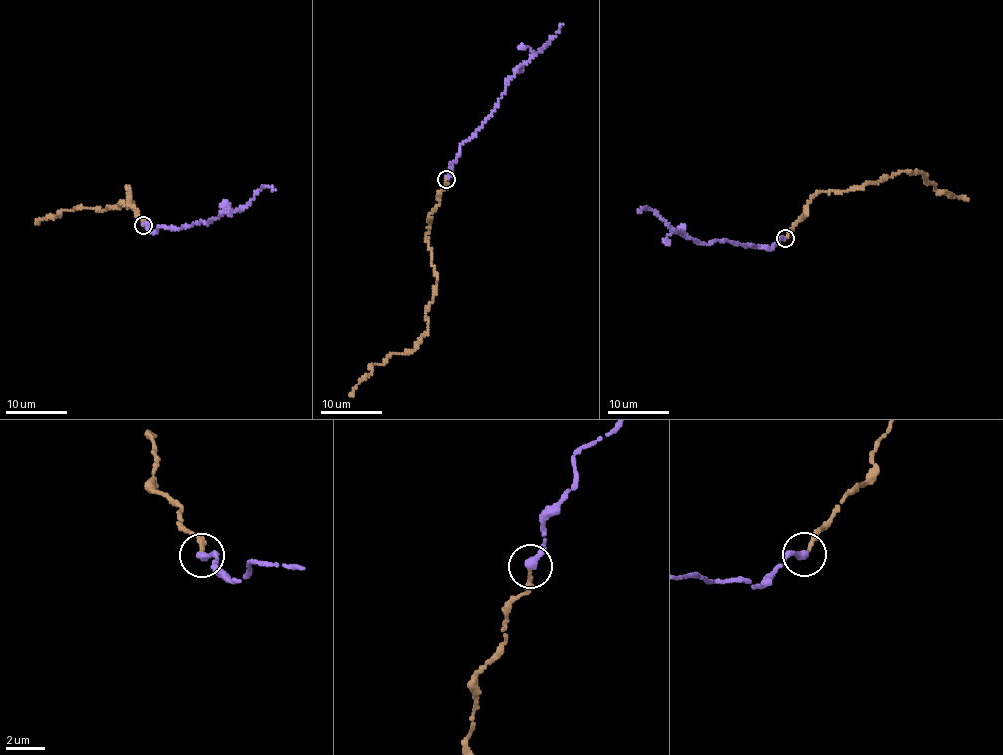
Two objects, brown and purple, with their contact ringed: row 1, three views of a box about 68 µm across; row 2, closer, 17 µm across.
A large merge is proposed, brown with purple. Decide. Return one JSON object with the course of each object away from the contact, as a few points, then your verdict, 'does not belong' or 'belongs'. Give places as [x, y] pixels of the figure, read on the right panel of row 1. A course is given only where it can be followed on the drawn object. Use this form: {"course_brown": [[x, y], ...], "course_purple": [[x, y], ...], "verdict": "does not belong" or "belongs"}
{"course_brown": [[785, 239], [819, 192], [845, 192], [905, 172], [923, 174], [936, 191], [967, 200]], "course_purple": [[785, 239], [778, 240], [771, 248], [716, 240], [700, 242], [671, 228], [658, 214], [646, 207], [638, 212]], "verdict": "belongs"}

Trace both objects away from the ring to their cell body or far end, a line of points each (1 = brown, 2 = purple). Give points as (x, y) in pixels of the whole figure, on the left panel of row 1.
1: (143, 225), (128, 204), (128, 187), (133, 205), (63, 209), (36, 224)
2: (143, 225), (153, 233), (161, 227), (208, 224), (244, 208), (267, 186), (275, 190)

